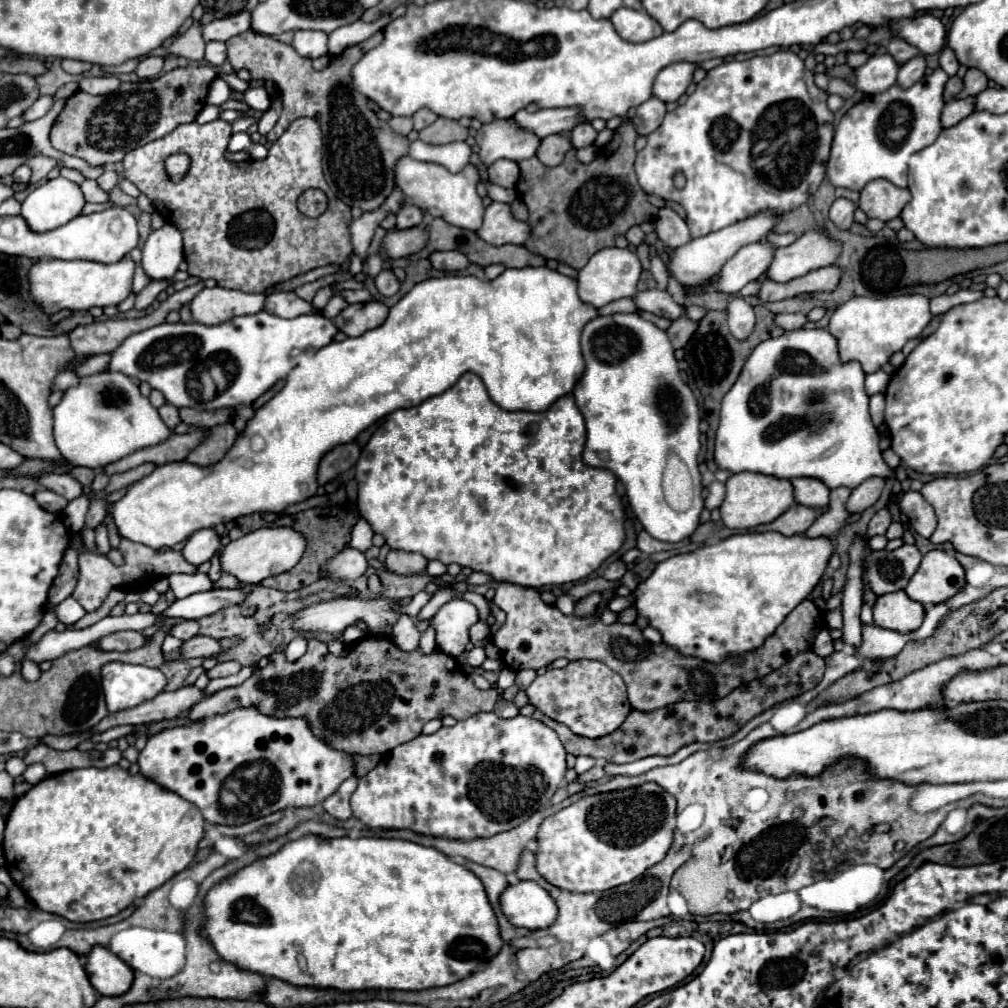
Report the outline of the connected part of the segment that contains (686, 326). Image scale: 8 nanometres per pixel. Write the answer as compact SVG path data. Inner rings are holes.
M680 316L678 320L672 322L672 326L666 330L674 348L684 348L688 344L688 340L692 338L692 334L696 332L698 328L698 322L686 318L686 316Z

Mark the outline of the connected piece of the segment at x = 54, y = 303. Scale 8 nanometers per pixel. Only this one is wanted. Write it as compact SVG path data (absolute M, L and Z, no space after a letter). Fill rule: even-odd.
M130 256L114 264L98 264L90 260L56 260L42 258L36 260L28 272L30 298L46 312L54 314L58 310L90 310L92 306L116 306L132 292L134 262Z

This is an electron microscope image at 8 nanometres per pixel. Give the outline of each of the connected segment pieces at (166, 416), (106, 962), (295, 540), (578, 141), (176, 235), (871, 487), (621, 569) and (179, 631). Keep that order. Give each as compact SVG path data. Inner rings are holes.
M164 404L162 408L158 408L158 414L160 414L160 418L164 420L164 424L166 424L170 430L174 430L176 424L180 422L180 418L178 418L178 408L172 406L172 404Z
M102 946L92 948L86 954L84 968L86 968L86 974L92 982L92 986L102 996L120 996L134 982L132 968L126 962L118 960L118 956L114 956L114 952L110 952L108 948L102 948Z
M274 526L274 528L258 528L248 534L244 534L238 540L230 540L220 556L220 564L224 572L234 574L238 580L248 584L260 584L264 578L278 576L282 572L288 572L294 568L306 548L304 534L296 532L290 526Z
M590 122L578 124L578 126L570 132L570 138L572 138L574 148L584 148L584 146L594 144L596 136L598 136L598 132L592 128L592 124L590 124Z
M170 222L154 230L142 248L142 268L152 280L170 278L182 260L182 232Z
M870 478L870 480L862 482L858 488L852 490L850 500L846 502L846 510L850 514L864 512L868 506L872 506L880 498L882 488L884 488L884 480L882 478Z
M616 560L616 562L612 562L606 570L604 570L604 578L606 580L620 580L622 578L622 574L626 572L626 564L622 562L622 560Z
M184 620L182 624L174 626L170 634L172 634L172 636L176 636L176 638L180 638L180 640L190 640L192 636L196 636L196 634L198 634L198 630L200 630L200 626L198 626L198 622L196 622L196 620Z

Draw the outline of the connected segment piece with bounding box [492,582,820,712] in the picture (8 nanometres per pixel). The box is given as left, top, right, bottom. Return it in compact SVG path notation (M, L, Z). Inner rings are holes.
M500 582L496 586L494 602L506 612L506 622L492 634L492 640L508 668L516 672L522 668L538 670L556 658L600 660L624 678L632 708L642 712L656 710L680 700L714 702L724 698L740 684L764 678L792 660L796 654L810 650L820 626L820 610L812 600L804 600L754 652L744 652L742 656L726 658L720 664L710 664L706 660L698 660L696 656L682 656L664 642L648 642L636 624L614 622L606 626L596 614L584 618L574 614L564 616L556 606L542 602L536 588Z

